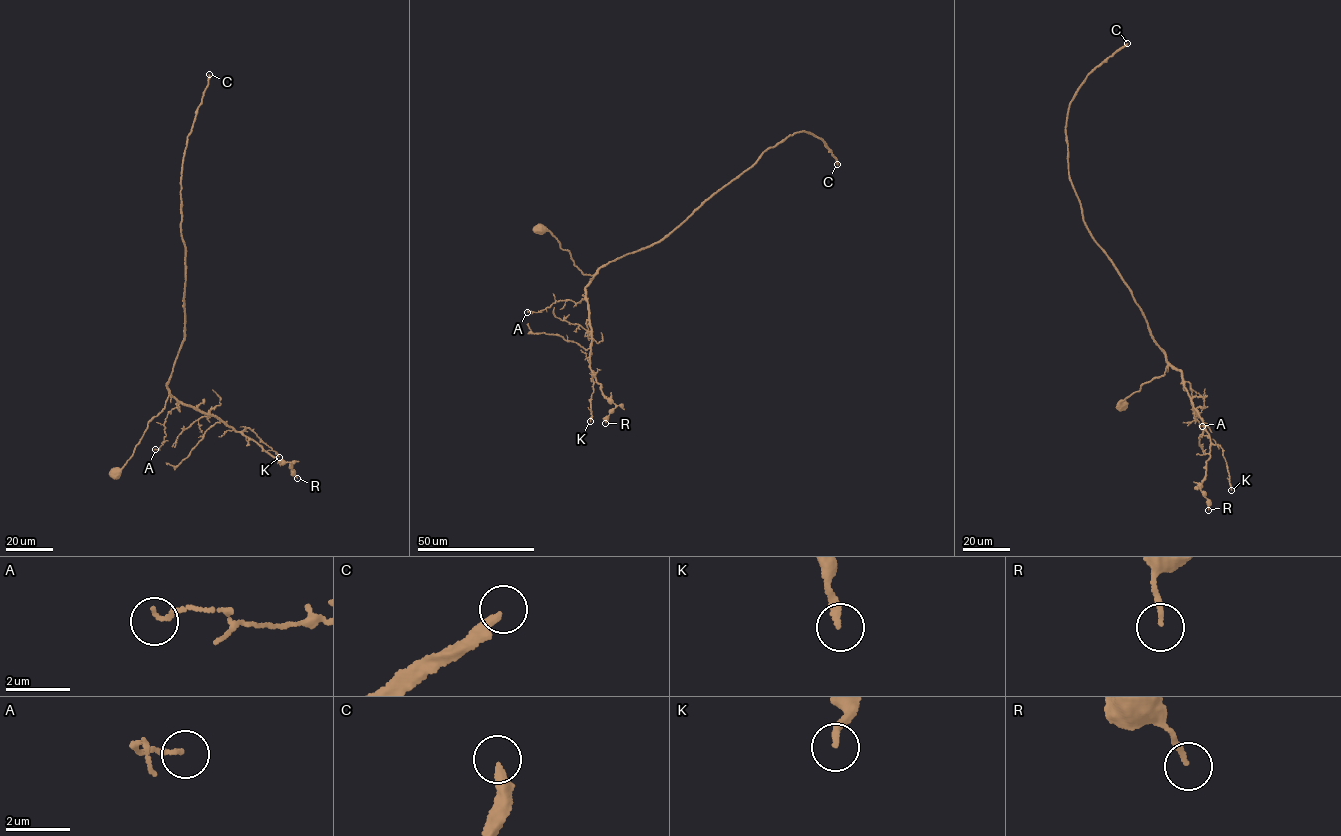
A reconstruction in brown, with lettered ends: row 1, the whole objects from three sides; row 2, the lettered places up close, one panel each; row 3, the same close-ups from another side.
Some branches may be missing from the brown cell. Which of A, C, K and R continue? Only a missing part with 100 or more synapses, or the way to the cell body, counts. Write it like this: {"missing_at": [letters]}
{"missing_at": ["C"]}

